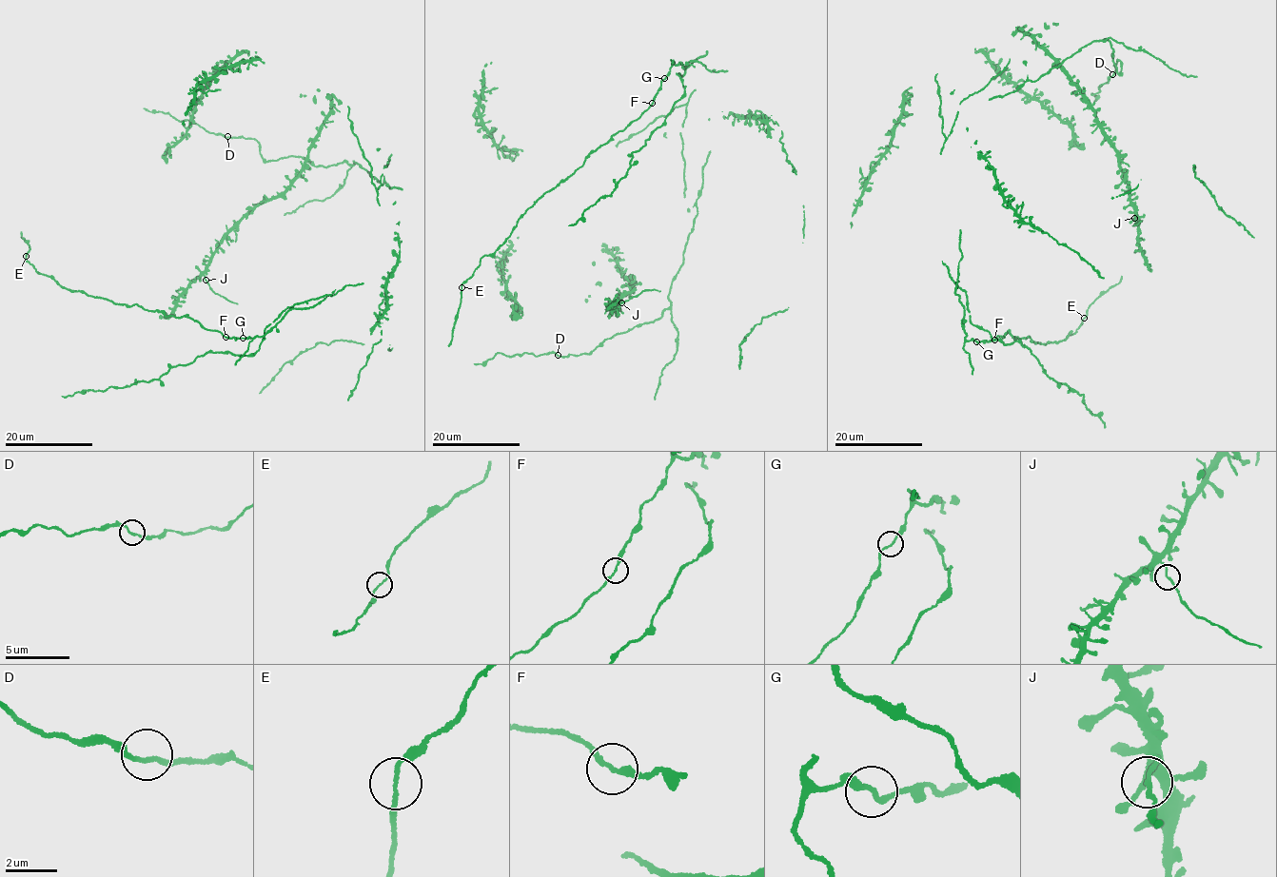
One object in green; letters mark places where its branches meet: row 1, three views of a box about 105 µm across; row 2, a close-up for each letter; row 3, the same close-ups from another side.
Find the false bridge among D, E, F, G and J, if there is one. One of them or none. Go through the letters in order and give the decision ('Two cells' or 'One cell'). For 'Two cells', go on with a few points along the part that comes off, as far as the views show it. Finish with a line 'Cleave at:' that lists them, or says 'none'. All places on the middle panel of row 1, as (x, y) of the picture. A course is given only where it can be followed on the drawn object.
D: One cell
E: One cell
F: One cell
G: One cell
J: Two cells. Course of the part to remove: (621, 302), (642, 290), (660, 291)
Cleave at: J

